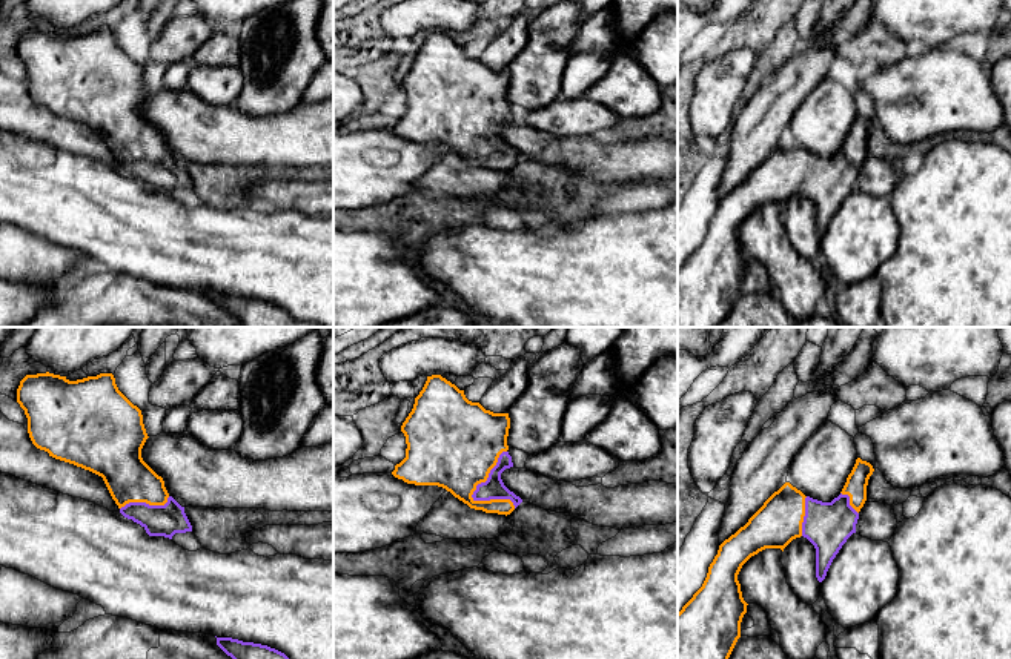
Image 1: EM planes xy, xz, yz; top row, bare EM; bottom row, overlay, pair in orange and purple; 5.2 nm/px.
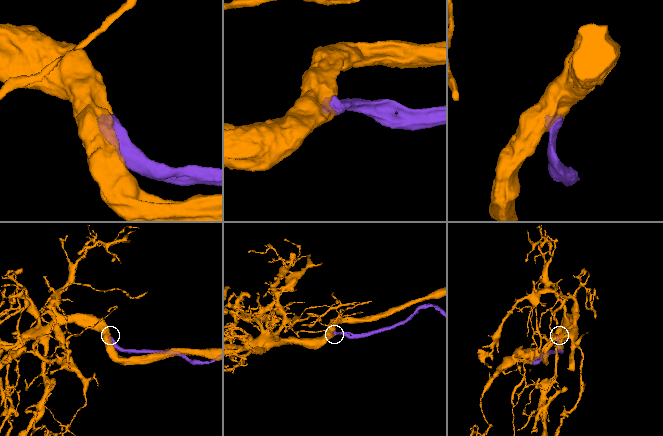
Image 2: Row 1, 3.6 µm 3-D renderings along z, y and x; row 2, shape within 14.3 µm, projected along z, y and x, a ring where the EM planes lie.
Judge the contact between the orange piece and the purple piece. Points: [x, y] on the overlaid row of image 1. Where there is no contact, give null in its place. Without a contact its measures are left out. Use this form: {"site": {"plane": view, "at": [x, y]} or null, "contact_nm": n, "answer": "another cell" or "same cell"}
{"site": {"plane": "xz", "at": [487, 476]}, "contact_nm": 320, "answer": "same cell"}

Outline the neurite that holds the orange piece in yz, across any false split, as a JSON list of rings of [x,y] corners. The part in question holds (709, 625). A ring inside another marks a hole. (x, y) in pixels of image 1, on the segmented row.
[[[856,459],[851,473],[837,498],[822,502],[805,496],[801,490],[785,482],[764,505],[725,539],[708,567],[702,587],[678,613],[678,659],[728,659],[741,637],[741,622],[747,613],[738,575],[742,565],[765,548],[784,548],[796,538],[807,538],[816,548],[816,578],[822,582],[827,571],[847,542],[856,533],[859,512],[867,501],[867,485],[874,469],[870,462]]]

